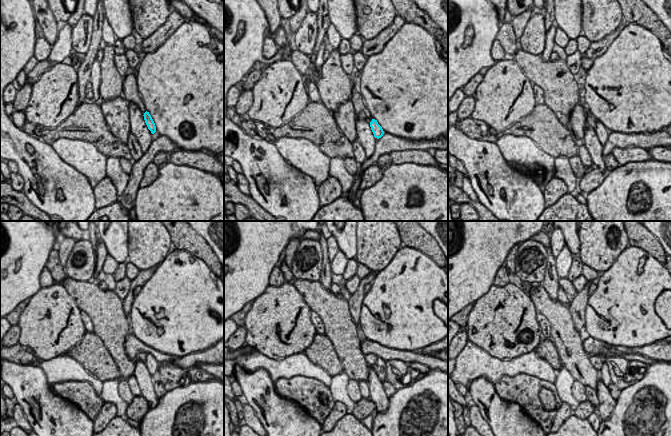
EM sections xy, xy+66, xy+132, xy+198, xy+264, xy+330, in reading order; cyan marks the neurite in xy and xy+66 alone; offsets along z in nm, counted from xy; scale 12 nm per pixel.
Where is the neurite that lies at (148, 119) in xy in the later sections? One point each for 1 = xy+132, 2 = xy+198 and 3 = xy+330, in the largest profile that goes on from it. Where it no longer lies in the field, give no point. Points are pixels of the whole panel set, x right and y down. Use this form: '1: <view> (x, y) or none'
1: xy+132 (602, 131)
2: xy+198 (153, 364)
3: xy+330 (605, 377)

